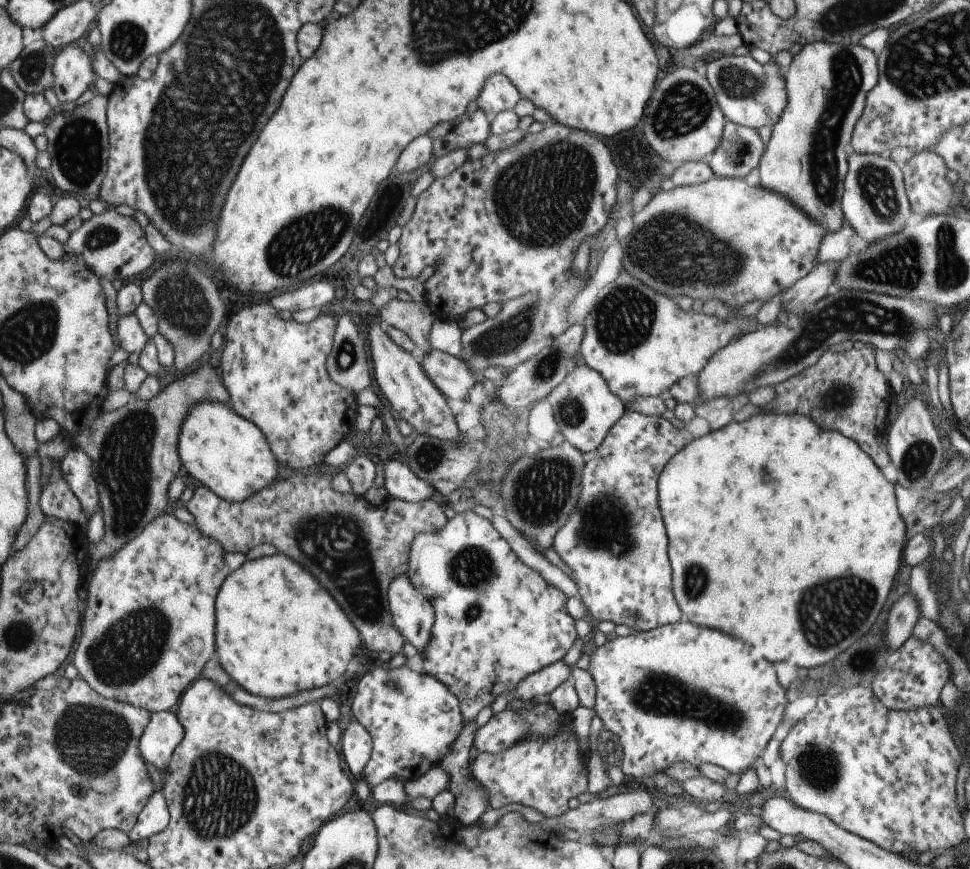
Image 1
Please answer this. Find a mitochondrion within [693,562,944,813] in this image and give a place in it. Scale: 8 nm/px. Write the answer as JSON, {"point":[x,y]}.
{"point":[835,608]}

